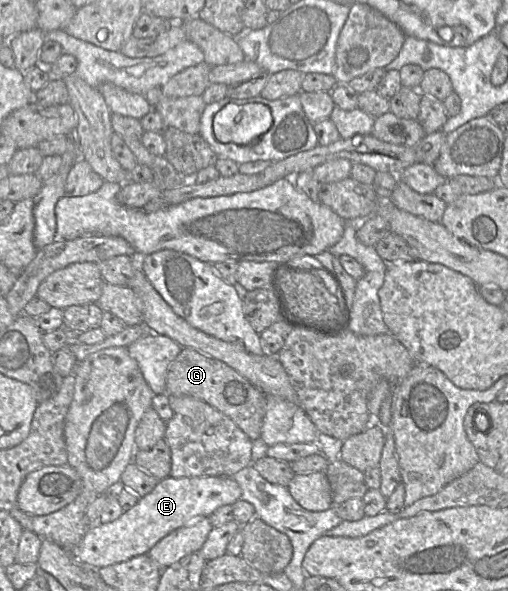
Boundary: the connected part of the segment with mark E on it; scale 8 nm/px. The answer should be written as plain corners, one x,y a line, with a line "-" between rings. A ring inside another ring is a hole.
165,477
118,519
110,523
91,525
81,542
72,550
72,555
89,568
99,569
147,554
156,543
172,531
197,518
209,517
223,505
234,504
241,499
241,495
242,489
232,477

